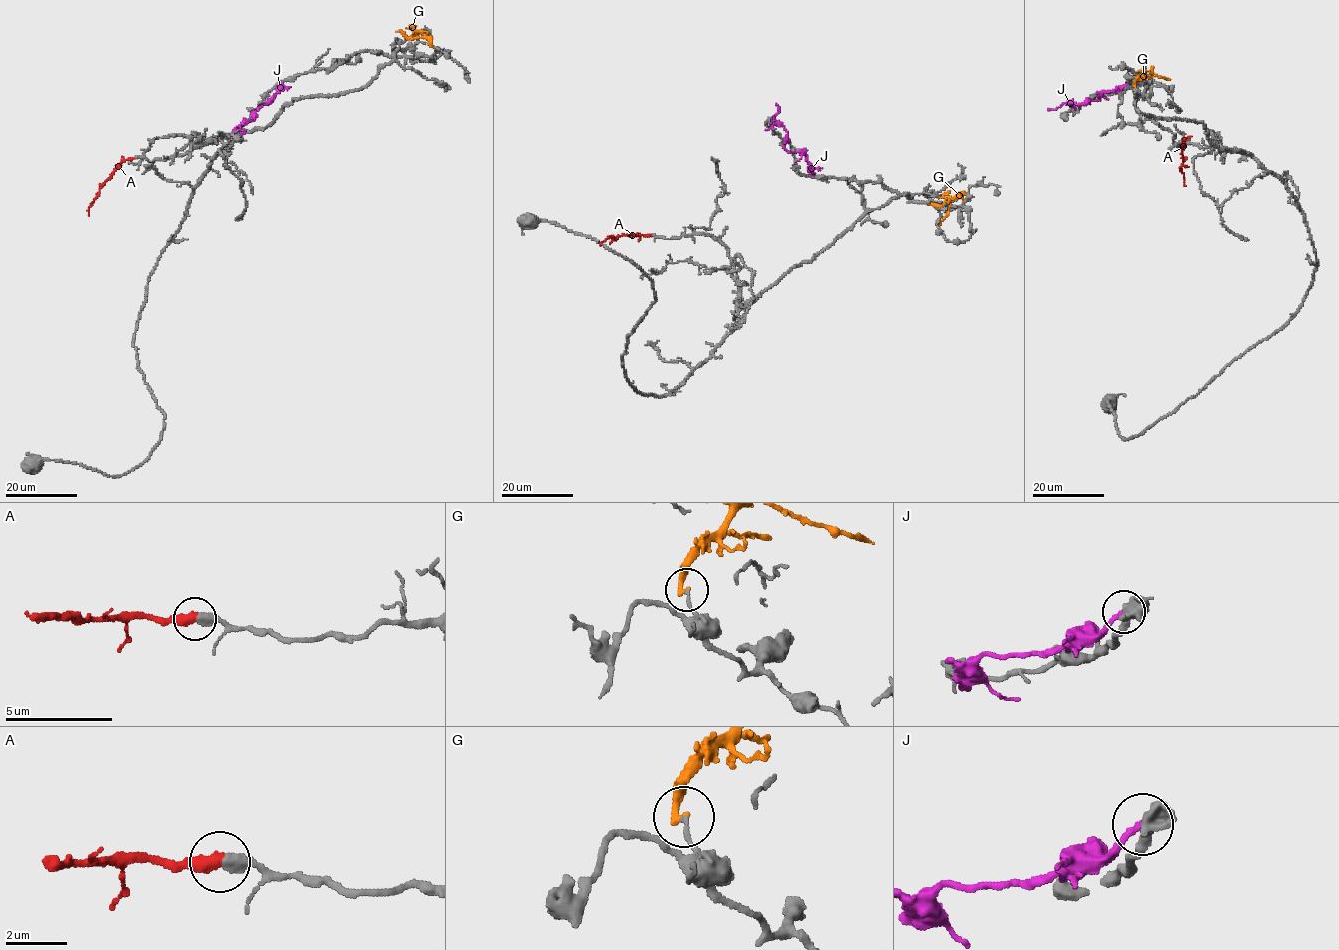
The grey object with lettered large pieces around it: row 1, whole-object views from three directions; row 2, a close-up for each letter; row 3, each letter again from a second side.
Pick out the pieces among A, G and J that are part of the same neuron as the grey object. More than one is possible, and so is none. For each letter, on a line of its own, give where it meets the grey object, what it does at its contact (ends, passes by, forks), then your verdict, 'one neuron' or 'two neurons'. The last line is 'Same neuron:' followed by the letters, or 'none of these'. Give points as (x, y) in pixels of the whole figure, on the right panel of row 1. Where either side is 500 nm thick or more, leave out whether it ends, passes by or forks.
A: meets grey at (1184, 139); it ends there; one neuron
G: meets grey at (1134, 86); it ends there; two neurons
J: meets grey at (1126, 84); it ends there; two neurons
Same neuron: A

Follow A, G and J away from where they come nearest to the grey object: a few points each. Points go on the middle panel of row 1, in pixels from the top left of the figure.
A: (650, 235), (609, 237), (601, 245)
G: (964, 193), (951, 200), (947, 214), (939, 224)
J: (811, 175), (807, 156), (785, 148), (787, 131), (772, 123), (779, 111), (776, 104)

